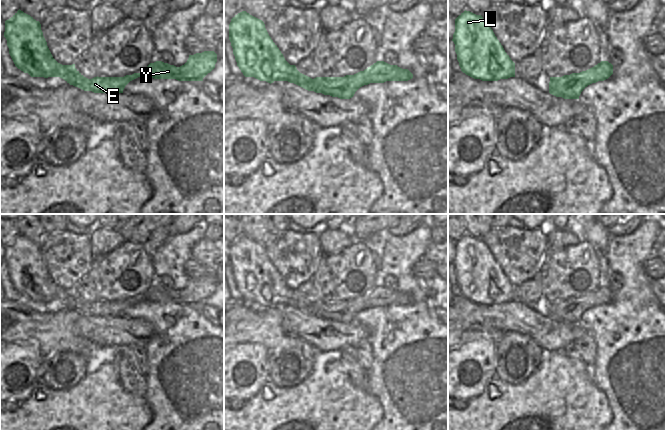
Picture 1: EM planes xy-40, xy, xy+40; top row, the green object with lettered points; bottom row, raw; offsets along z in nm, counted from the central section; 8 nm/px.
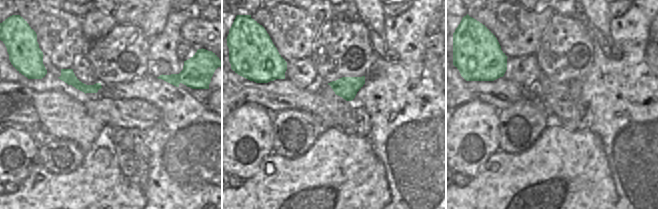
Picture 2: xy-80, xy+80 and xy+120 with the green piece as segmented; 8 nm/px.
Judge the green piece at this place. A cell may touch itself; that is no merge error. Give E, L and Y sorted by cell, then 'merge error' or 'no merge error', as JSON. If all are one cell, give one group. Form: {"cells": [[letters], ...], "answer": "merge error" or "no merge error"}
{"cells": [["E", "L", "Y"]], "answer": "no merge error"}

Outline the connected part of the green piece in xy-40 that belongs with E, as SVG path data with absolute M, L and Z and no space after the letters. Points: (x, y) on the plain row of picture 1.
M20 233L5 245L4 261L15 290L31 301L60 301L70 309L94 317L123 317L132 304L144 299L154 303L203 305L217 286L214 275L189 279L187 286L176 291L162 285L150 287L147 292L124 301L84 301L75 288L62 289L52 280L41 254L41 248Z

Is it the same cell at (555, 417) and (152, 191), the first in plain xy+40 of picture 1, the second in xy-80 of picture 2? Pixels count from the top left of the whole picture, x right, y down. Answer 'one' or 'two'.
two

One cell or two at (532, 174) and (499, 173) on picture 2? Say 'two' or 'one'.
one

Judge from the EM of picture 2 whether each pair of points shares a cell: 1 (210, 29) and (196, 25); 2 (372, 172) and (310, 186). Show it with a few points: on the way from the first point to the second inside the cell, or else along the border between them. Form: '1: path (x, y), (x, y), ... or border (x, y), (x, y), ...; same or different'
1: path (207, 29), (199, 28); same
2: path (357, 177), (341, 184), (325, 185); same

